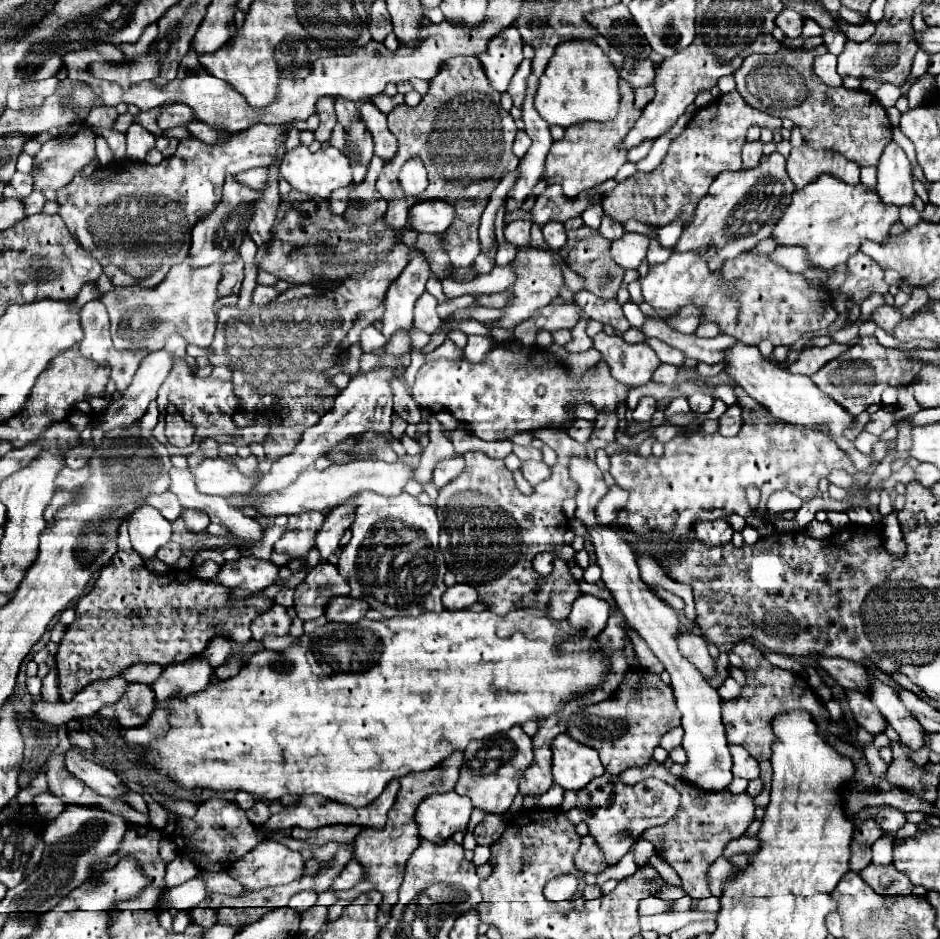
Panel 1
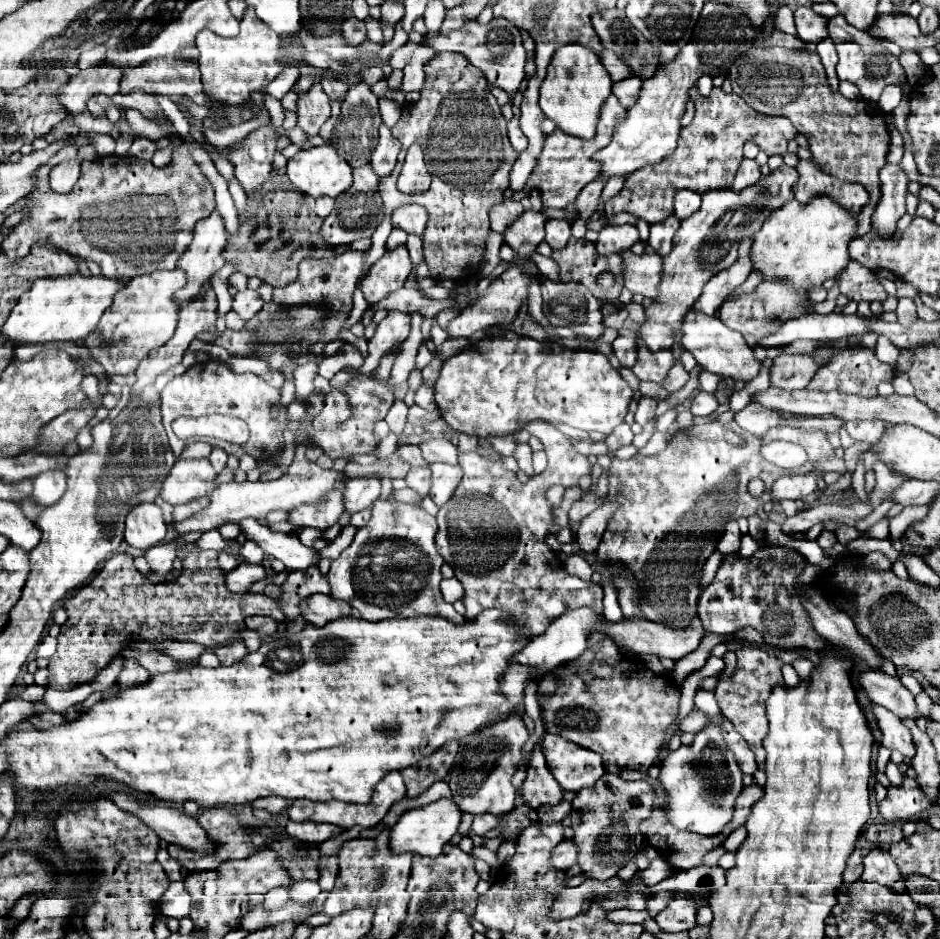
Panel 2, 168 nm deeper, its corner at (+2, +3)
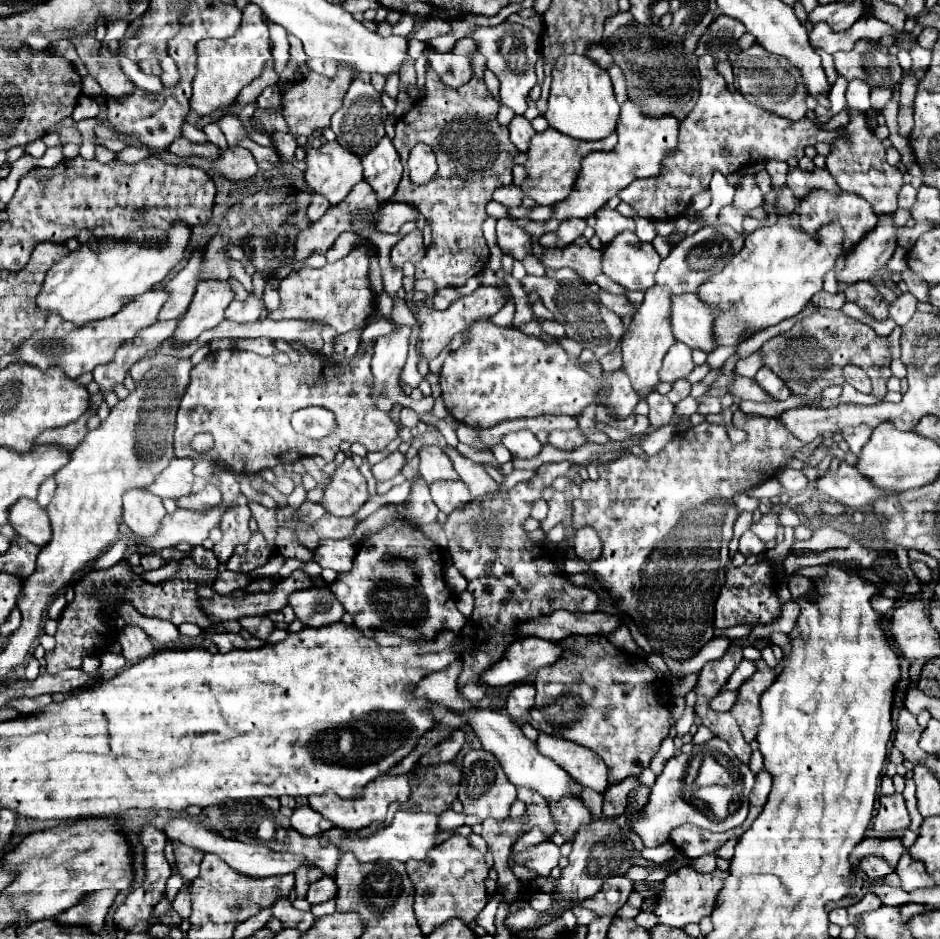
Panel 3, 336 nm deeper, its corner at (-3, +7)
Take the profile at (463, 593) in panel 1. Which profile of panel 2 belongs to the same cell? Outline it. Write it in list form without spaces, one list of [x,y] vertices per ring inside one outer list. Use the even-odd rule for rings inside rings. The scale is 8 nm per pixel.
[[[455,577],[441,581],[441,593],[443,593],[443,599],[445,599],[447,603],[455,603],[455,601],[459,601],[459,599],[465,597],[463,585],[461,585]]]

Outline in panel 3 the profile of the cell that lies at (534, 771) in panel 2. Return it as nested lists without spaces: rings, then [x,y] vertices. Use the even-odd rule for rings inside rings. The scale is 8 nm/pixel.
[[[566,797],[554,805],[550,803],[550,811],[554,817],[554,827],[564,841],[574,841],[574,835],[590,823],[590,811],[580,799],[576,801],[576,797]]]

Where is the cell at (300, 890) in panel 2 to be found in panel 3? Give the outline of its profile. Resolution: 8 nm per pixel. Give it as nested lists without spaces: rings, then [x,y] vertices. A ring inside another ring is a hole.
[[[324,875],[322,879],[310,883],[310,889],[308,889],[306,899],[308,899],[312,905],[314,905],[314,903],[326,903],[326,901],[330,901],[330,899],[336,897],[336,891],[338,891],[338,889],[336,889],[334,879],[328,877],[328,875]]]

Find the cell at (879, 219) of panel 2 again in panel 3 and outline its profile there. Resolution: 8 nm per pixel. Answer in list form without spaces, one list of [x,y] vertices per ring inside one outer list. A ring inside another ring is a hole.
[[[880,215],[878,225],[856,245],[854,253],[848,255],[844,269],[838,273],[838,293],[844,293],[848,285],[856,281],[872,281],[874,273],[888,263],[896,249],[896,231],[892,215]]]

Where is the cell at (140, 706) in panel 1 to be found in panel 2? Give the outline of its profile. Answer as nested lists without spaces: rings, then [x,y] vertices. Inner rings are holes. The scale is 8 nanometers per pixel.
[[[125,659],[125,667],[119,673],[117,689],[129,689],[135,685],[145,685],[149,681],[149,673],[135,661],[135,659]]]

